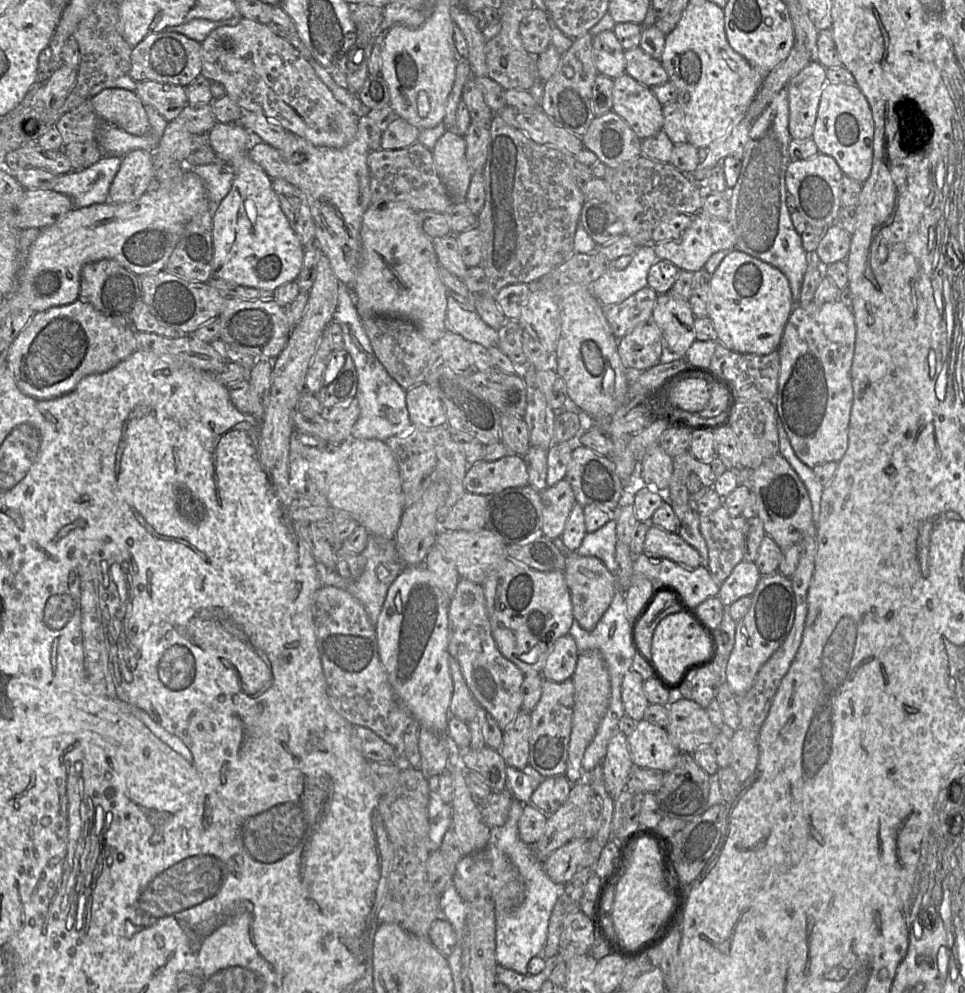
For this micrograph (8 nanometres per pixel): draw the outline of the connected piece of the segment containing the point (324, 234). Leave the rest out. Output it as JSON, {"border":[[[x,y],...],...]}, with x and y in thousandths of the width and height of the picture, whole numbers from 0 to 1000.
{"border":[[[372,120],[367,141],[355,149],[326,147],[307,136],[299,150],[287,151],[272,142],[266,142],[258,152],[259,159],[276,173],[281,180],[293,180],[310,189],[318,198],[322,218],[326,225],[326,246],[342,264],[343,271],[351,284],[364,289],[370,278],[375,258],[374,228],[379,211],[384,207],[383,173],[380,159],[383,150],[382,120]]]}

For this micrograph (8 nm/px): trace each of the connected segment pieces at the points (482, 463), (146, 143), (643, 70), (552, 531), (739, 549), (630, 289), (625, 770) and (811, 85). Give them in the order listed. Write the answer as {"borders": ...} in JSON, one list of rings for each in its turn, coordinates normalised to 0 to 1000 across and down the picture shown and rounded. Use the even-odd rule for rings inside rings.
{"borders":[[[[528,455],[513,464],[497,463],[487,467],[480,483],[482,494],[498,498],[543,488],[547,488],[543,461]]],[[[149,107],[156,126],[153,135],[140,137],[118,126],[108,124],[103,126],[98,142],[108,155],[127,158],[138,151],[162,151],[175,123],[173,123],[158,107]]],[[[663,47],[648,51],[649,75],[670,88],[679,88],[693,82],[692,75],[683,59],[679,59]]],[[[580,483],[561,495],[563,506],[562,537],[569,543],[581,541],[597,502],[590,485]]],[[[747,509],[735,517],[724,518],[724,533],[734,553],[733,574],[744,589],[771,564],[770,520],[760,521]]],[[[663,248],[648,271],[628,272],[611,291],[624,307],[645,304],[670,288],[673,271],[682,263],[677,248]]],[[[638,735],[633,741],[623,767],[627,798],[638,805],[657,772],[650,749],[651,741]]],[[[842,60],[818,82],[815,90],[818,100],[818,134],[821,140],[835,140],[841,137],[851,94],[858,83],[856,72],[855,66]]]]}

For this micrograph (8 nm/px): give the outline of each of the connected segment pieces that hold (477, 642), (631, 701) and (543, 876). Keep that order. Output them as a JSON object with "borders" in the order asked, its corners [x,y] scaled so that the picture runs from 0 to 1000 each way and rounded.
{"borders":[[[[477,582],[464,614],[464,657],[477,670],[491,704],[524,734],[541,715],[543,678],[520,660],[510,639],[499,588]]],[[[652,675],[647,680],[644,690],[644,703],[648,719],[658,726],[666,724],[668,715],[674,710],[666,689],[665,681],[657,675]]],[[[524,773],[524,797],[531,802],[526,824],[517,835],[511,836],[511,848],[536,875],[543,889],[543,905],[533,917],[514,919],[514,967],[519,974],[531,976],[539,981],[547,981],[548,968],[560,963],[567,946],[569,925],[578,904],[583,899],[584,891],[573,888],[563,874],[552,856],[538,842],[537,828],[543,810],[548,810],[559,787],[536,773]]]]}

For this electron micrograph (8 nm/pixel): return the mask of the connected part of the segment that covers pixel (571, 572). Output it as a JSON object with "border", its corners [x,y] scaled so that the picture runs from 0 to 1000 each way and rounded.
{"border":[[[597,556],[587,558],[584,578],[592,599],[595,623],[607,635],[616,634],[636,602],[639,582],[621,562],[603,560]]]}

